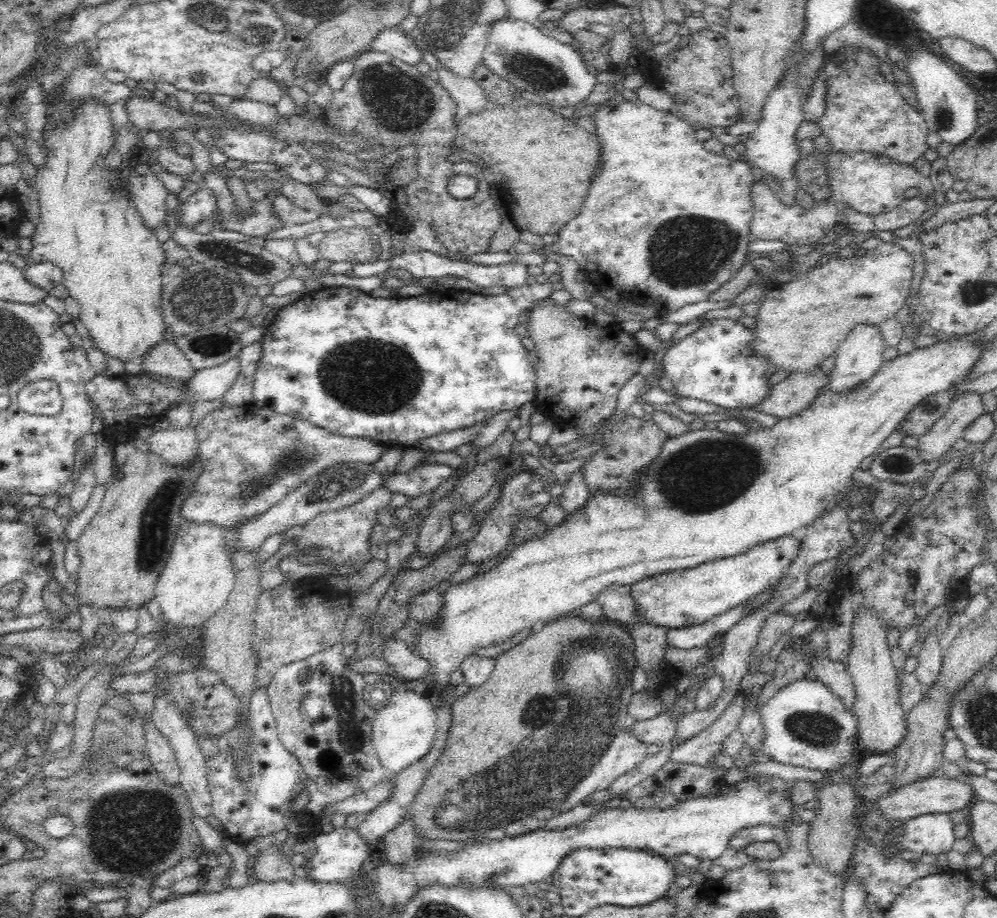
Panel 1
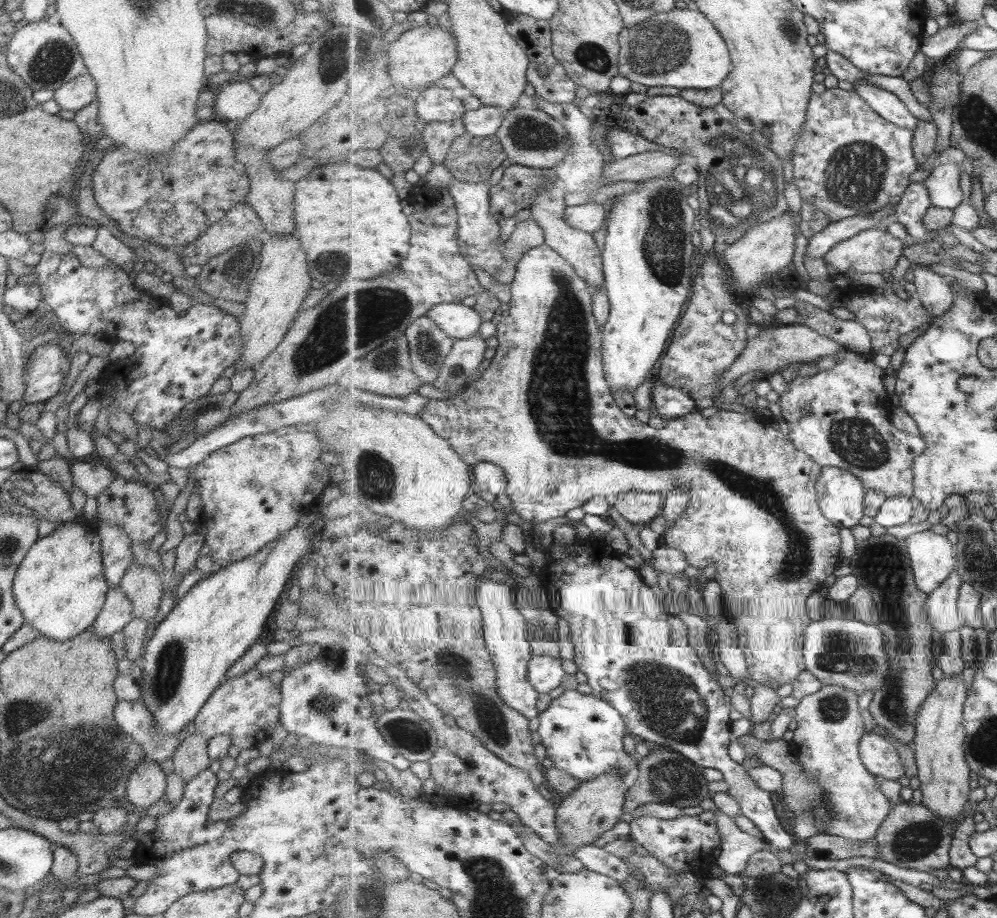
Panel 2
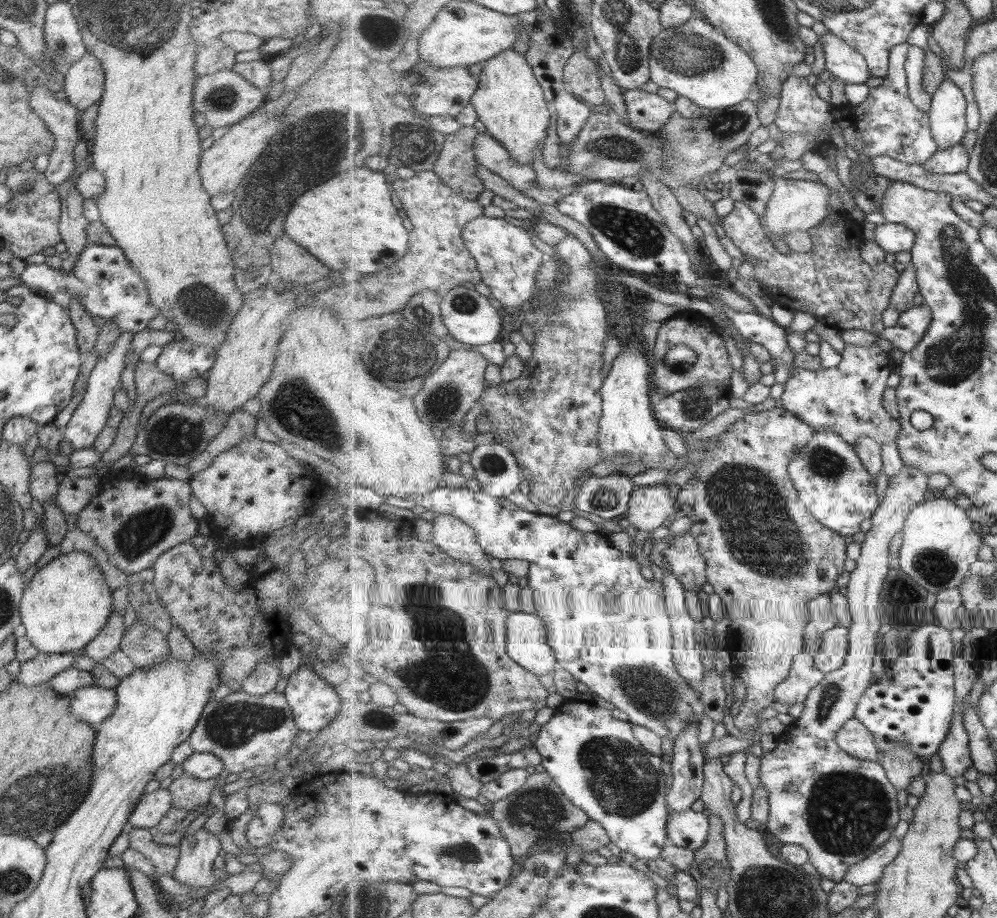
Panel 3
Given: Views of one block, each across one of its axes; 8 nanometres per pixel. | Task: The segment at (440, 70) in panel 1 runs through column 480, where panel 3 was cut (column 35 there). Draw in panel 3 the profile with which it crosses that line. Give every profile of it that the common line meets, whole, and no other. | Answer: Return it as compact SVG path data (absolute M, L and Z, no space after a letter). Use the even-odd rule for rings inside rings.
M44 86L30 88L29 106L31 106L33 112L39 115L39 118L45 123L47 131L54 138L53 151L49 154L48 166L43 175L45 175L47 183L56 190L61 182L65 182L74 173L73 148L79 138L77 136L78 110L72 104L69 104L66 99L58 100L53 97L53 91Z

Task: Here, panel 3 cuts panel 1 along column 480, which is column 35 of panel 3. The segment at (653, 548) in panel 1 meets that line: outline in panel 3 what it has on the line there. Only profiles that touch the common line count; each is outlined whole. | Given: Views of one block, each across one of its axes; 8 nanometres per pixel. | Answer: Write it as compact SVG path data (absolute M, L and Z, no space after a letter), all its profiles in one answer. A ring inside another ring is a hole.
M81 551L59 553L38 568L23 587L19 605L20 632L41 653L65 654L84 648L111 614L111 592L101 569L90 554Z

